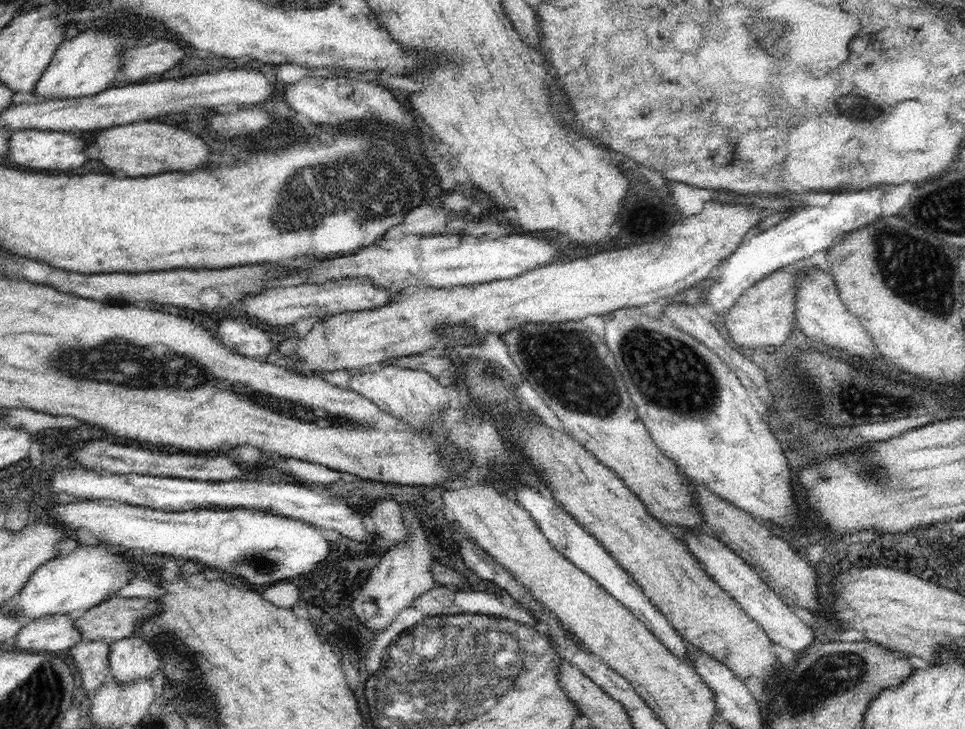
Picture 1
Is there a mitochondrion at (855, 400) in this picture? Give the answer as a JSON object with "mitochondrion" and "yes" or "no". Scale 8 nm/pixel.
{"mitochondrion":"yes"}

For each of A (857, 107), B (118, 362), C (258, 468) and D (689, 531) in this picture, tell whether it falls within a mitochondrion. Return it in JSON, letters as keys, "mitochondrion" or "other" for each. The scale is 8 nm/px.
{"A":"mitochondrion","B":"mitochondrion","C":"other","D":"other"}

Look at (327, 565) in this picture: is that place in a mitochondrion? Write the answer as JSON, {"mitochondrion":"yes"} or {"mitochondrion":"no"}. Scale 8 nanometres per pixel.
{"mitochondrion":"no"}

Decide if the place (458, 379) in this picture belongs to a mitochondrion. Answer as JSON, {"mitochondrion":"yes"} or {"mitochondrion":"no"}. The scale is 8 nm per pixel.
{"mitochondrion":"no"}

